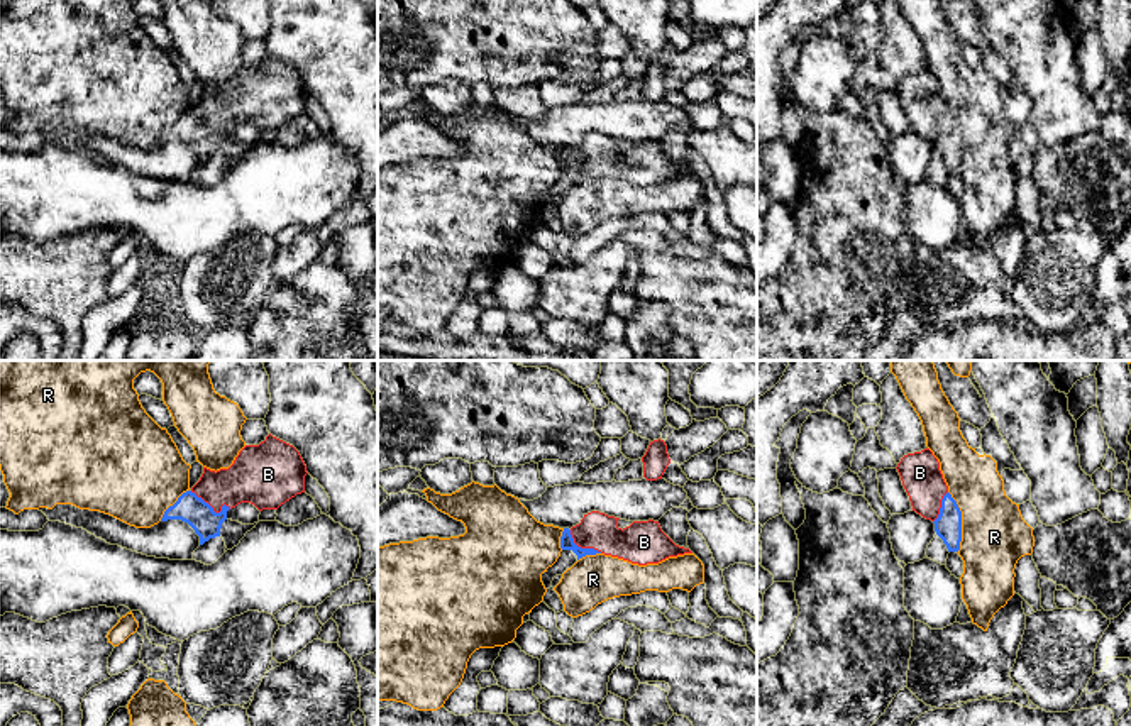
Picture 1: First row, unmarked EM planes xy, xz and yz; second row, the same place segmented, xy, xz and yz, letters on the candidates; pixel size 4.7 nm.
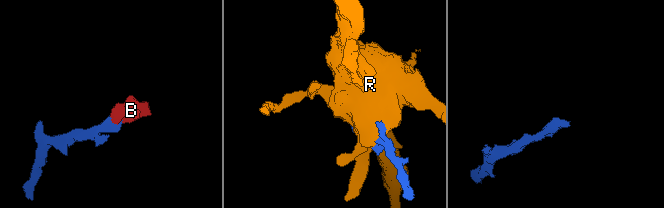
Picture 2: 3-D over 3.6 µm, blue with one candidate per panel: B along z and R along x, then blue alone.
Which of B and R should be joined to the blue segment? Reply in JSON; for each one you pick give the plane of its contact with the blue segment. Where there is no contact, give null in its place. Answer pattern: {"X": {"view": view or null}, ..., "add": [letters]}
{"B": {"view": "xy"}, "add": ["B"]}

